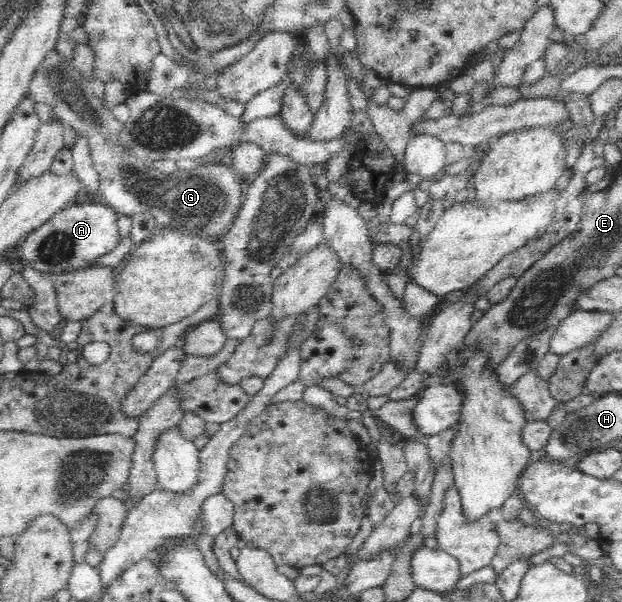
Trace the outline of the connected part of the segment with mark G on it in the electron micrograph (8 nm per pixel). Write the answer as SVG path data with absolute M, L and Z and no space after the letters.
M53 50L39 65L29 85L28 96L50 106L63 123L86 137L93 167L99 173L98 194L104 199L102 203L112 207L120 216L132 217L136 213L150 211L159 229L173 227L180 233L199 234L219 243L244 201L245 184L234 173L233 166L208 164L190 170L177 168L170 176L153 166L146 166L127 153L127 149L121 149L119 135L123 131L123 123L114 118L112 110L103 106L87 83L71 61Z

